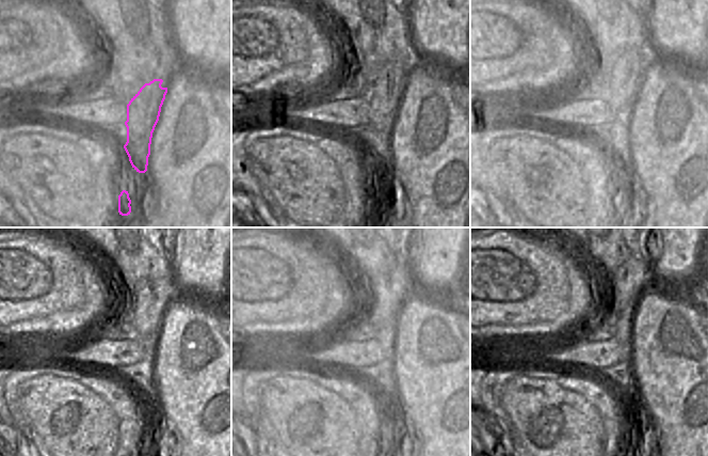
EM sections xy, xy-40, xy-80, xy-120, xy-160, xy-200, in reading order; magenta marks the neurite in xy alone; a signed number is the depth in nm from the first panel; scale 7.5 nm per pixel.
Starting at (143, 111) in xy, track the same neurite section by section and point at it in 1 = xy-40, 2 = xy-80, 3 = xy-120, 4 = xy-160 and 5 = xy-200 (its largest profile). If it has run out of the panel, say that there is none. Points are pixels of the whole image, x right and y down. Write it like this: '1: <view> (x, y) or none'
1: xy-40 (385, 94)
2: xy-80 (627, 71)
3: xy-120 (151, 296)
4: xy-160 (389, 292)
5: xy-200 (627, 283)

